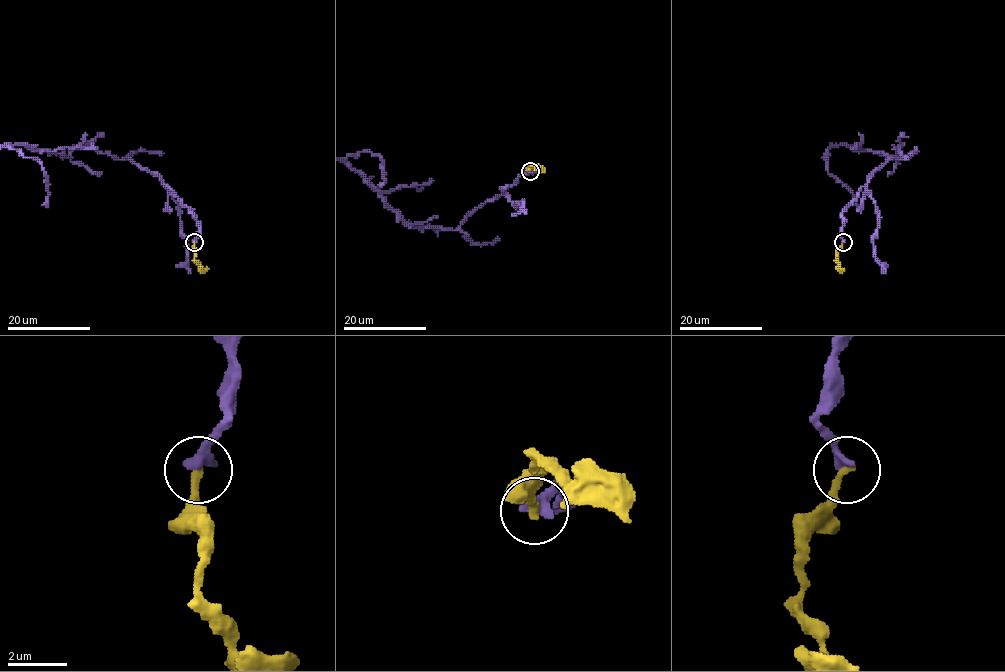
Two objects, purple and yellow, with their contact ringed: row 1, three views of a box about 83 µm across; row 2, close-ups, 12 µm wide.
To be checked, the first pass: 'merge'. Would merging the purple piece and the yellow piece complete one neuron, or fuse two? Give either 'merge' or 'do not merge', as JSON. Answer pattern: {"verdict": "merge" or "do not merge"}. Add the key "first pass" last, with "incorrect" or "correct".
{"verdict": "do not merge", "first pass": "incorrect"}

